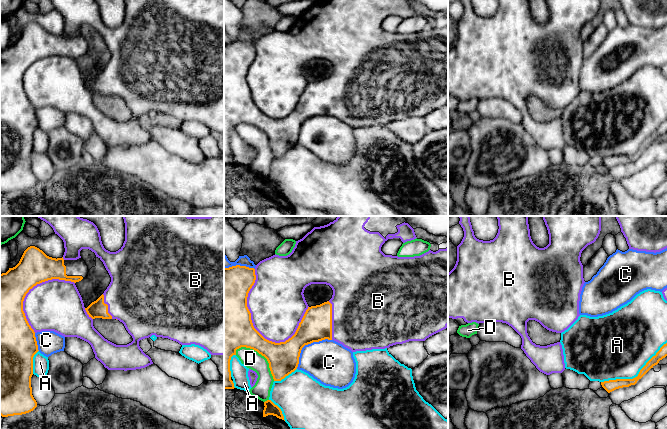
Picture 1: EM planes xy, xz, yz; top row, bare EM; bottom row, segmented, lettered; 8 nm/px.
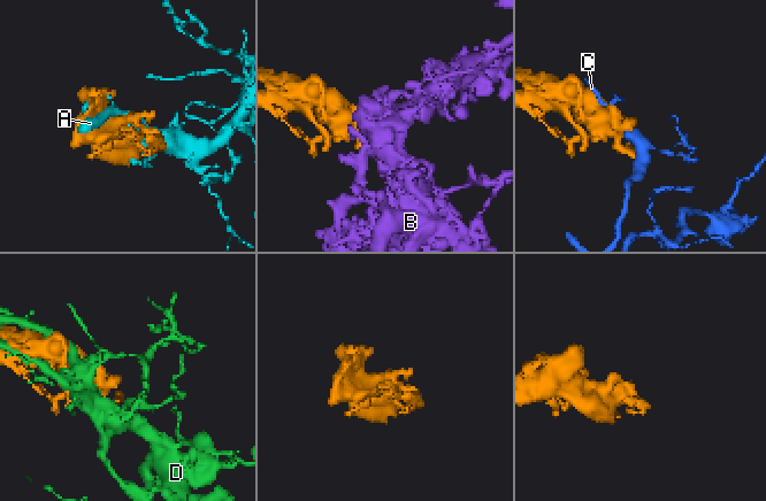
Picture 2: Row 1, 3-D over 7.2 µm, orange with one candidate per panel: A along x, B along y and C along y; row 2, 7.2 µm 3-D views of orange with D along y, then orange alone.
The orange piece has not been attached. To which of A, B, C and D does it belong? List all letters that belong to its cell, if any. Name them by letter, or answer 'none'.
B

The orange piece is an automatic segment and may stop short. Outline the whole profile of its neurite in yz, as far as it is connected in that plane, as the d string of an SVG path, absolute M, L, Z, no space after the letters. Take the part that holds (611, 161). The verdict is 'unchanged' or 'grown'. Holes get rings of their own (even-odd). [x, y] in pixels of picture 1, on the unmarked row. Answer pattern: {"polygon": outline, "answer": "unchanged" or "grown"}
{"polygon": "M667 119L664 120L660 126L653 132L646 141L640 146L637 153L633 155L616 155L601 158L602 163L608 168L612 168L616 165L629 163L635 161L639 155L641 155L651 144L659 139L660 136L667 132Z", "answer": "unchanged"}

